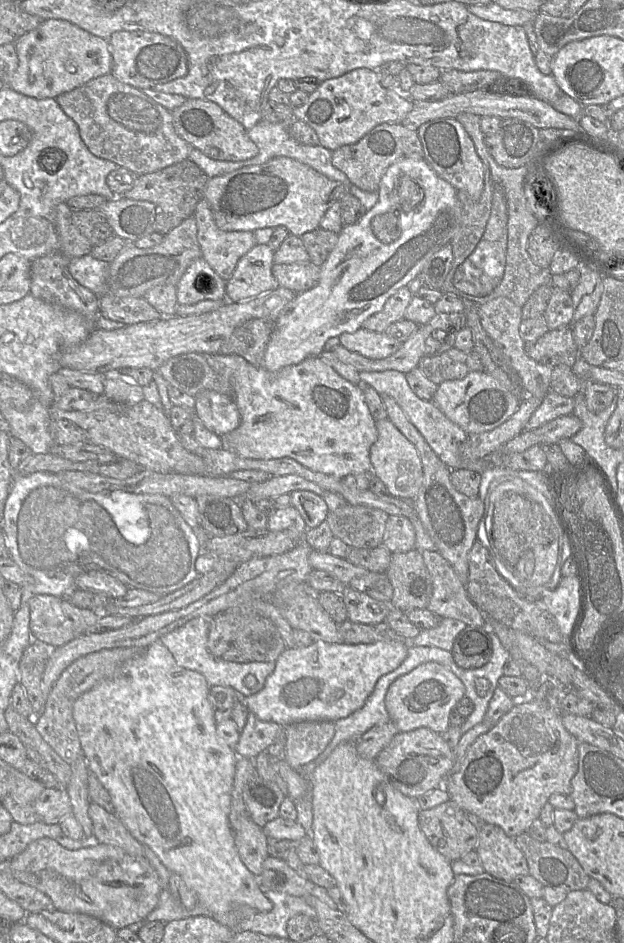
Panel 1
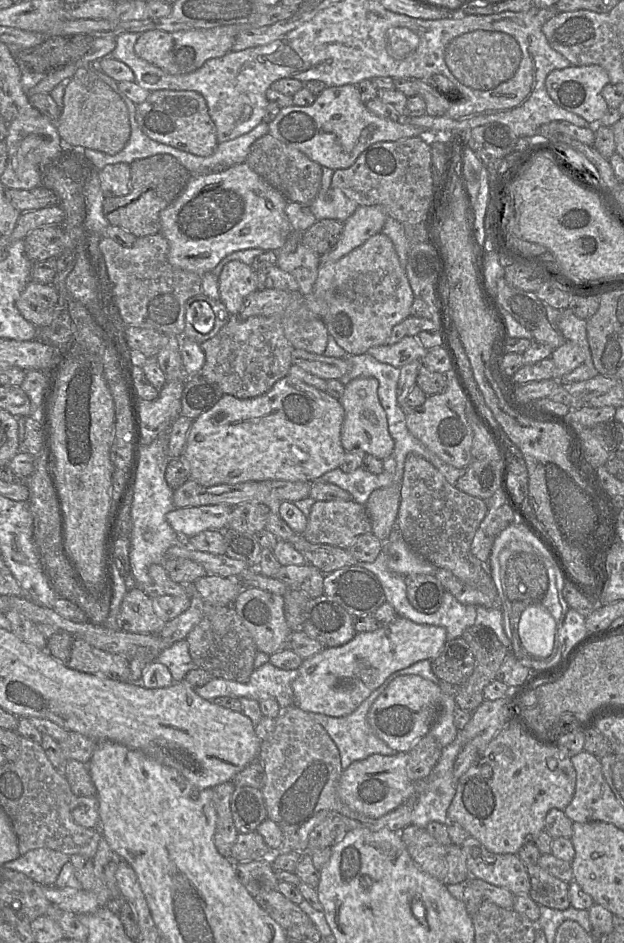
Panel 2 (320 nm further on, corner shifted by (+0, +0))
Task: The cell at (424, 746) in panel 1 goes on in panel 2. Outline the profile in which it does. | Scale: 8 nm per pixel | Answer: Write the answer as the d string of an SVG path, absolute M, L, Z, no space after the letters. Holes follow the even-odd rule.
M397 752L391 756L373 754L354 761L340 775L338 797L353 810L370 818L379 818L416 795L415 783L407 776L407 763L407 752Z

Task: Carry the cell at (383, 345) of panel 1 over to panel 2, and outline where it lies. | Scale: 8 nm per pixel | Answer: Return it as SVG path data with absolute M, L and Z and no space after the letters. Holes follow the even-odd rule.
M405 336L396 344L383 344L367 351L377 361L399 369L415 360L422 360L427 352L428 350L418 341L417 336Z

